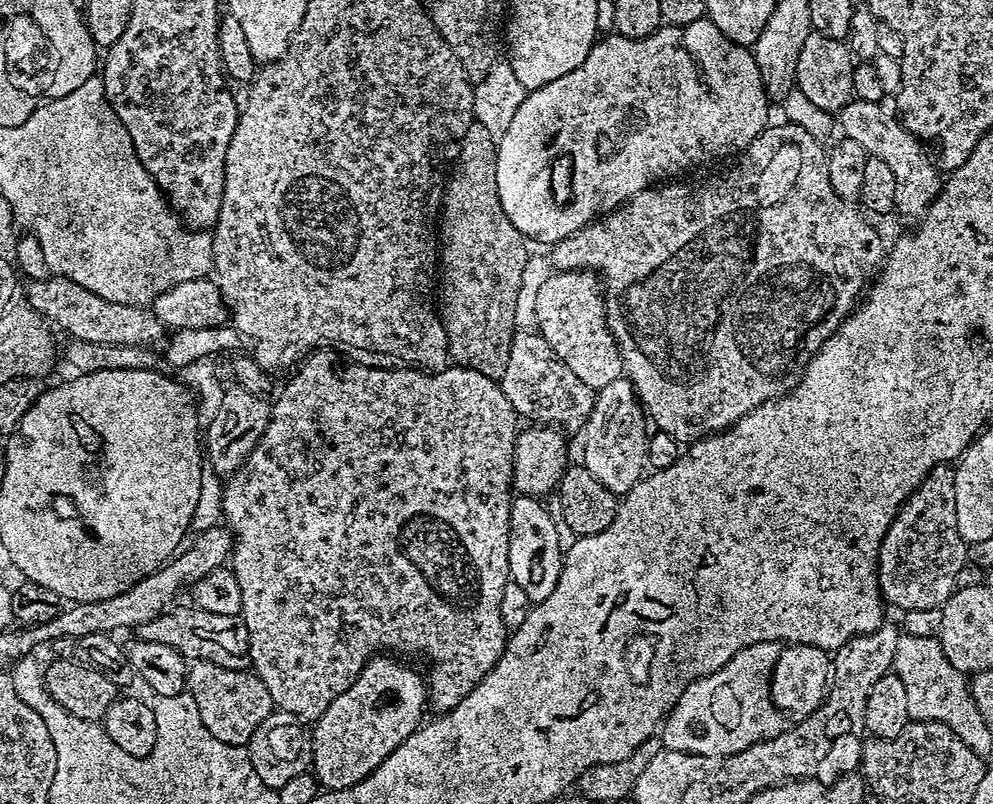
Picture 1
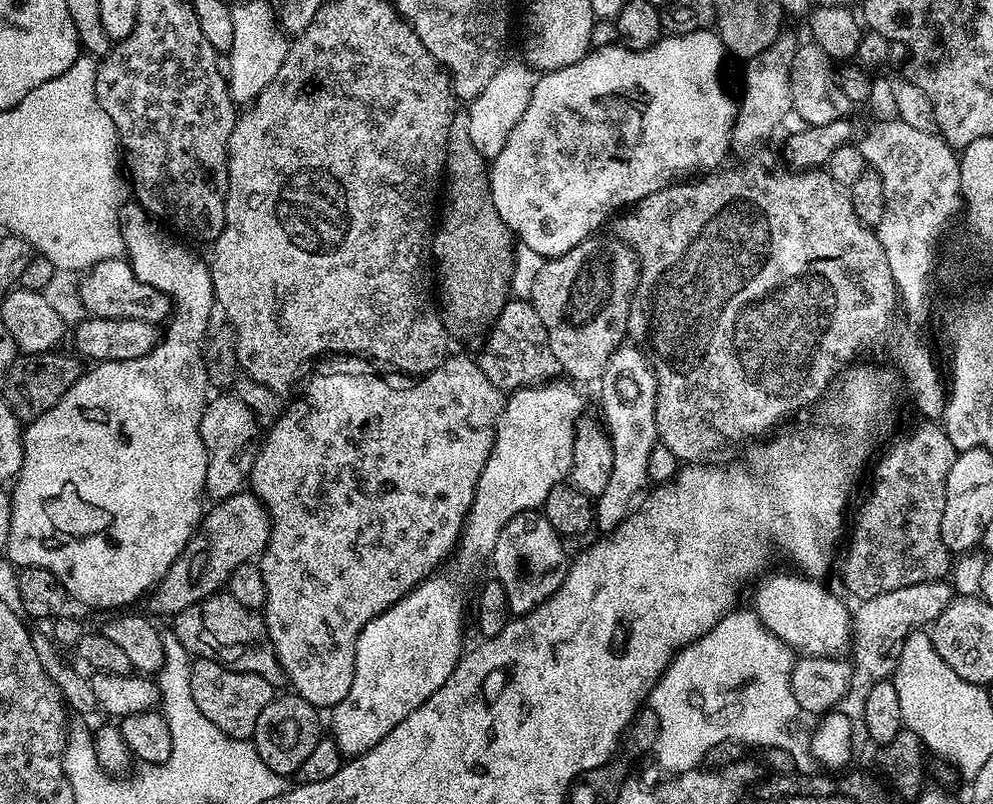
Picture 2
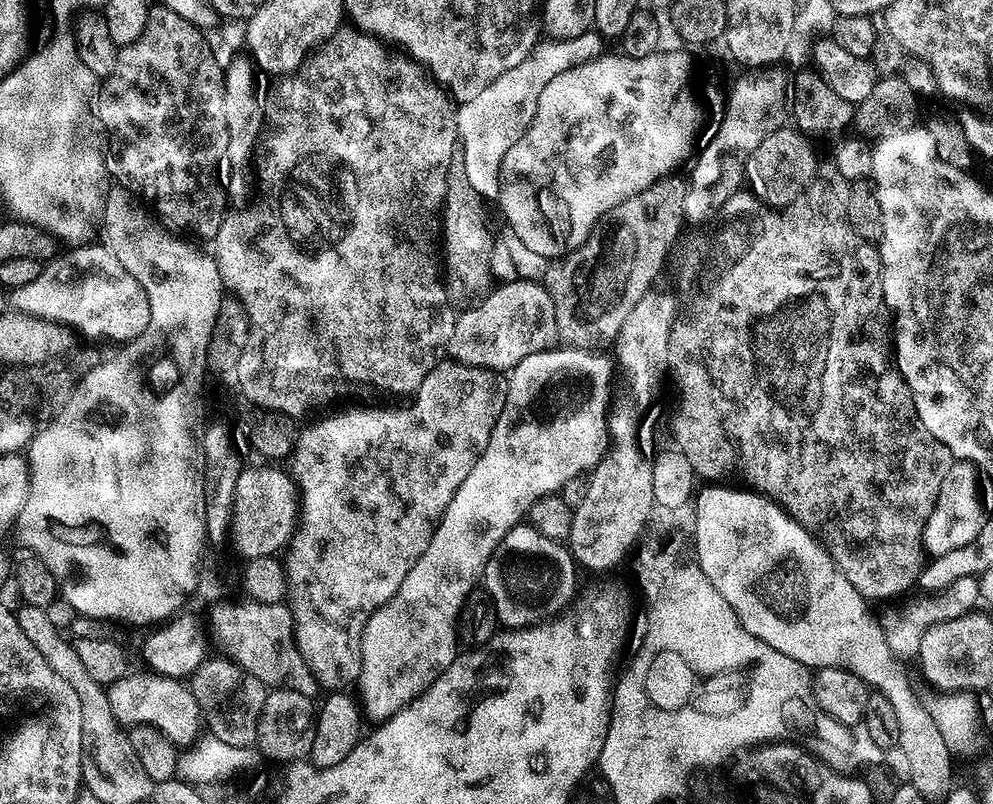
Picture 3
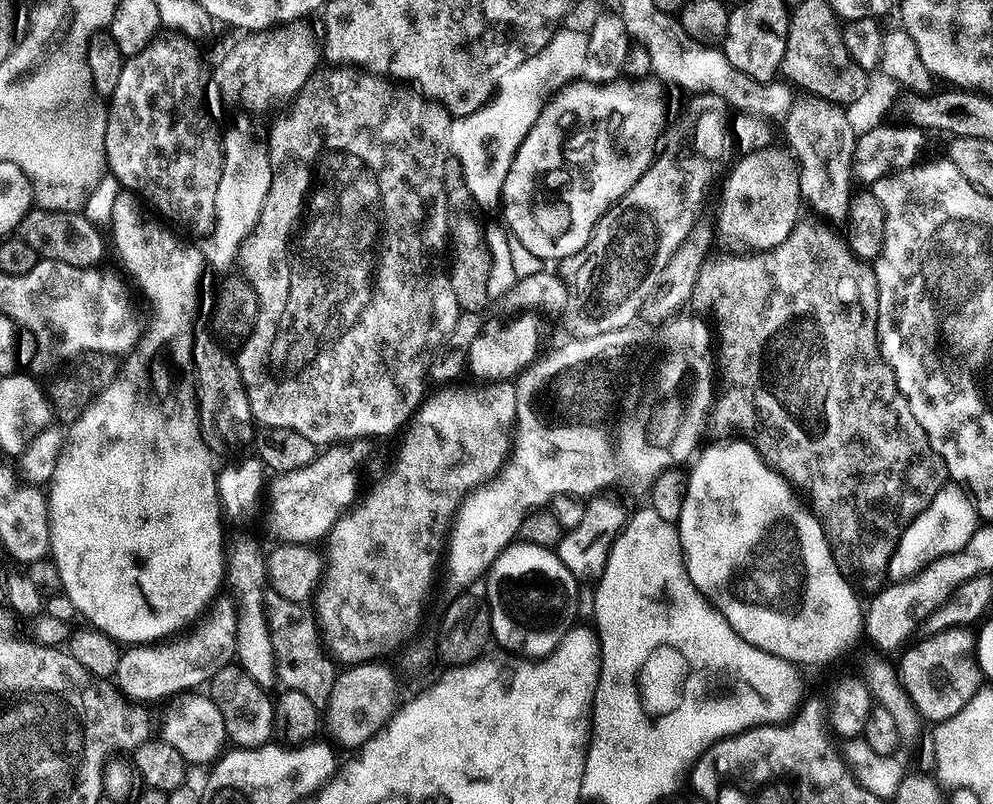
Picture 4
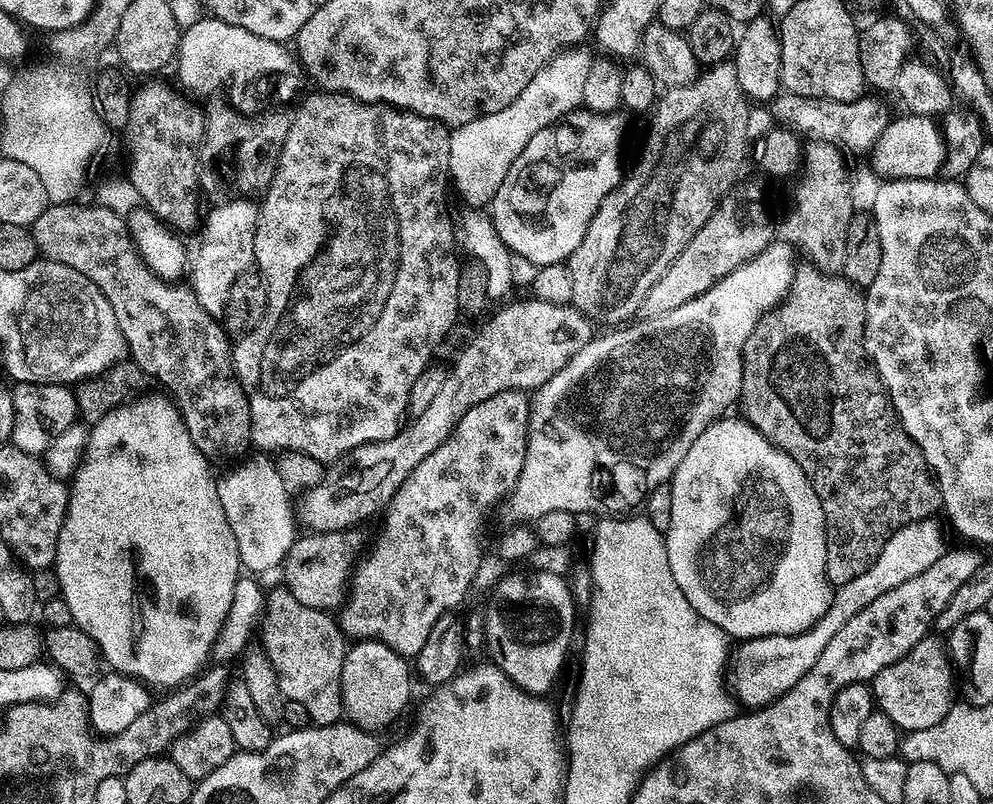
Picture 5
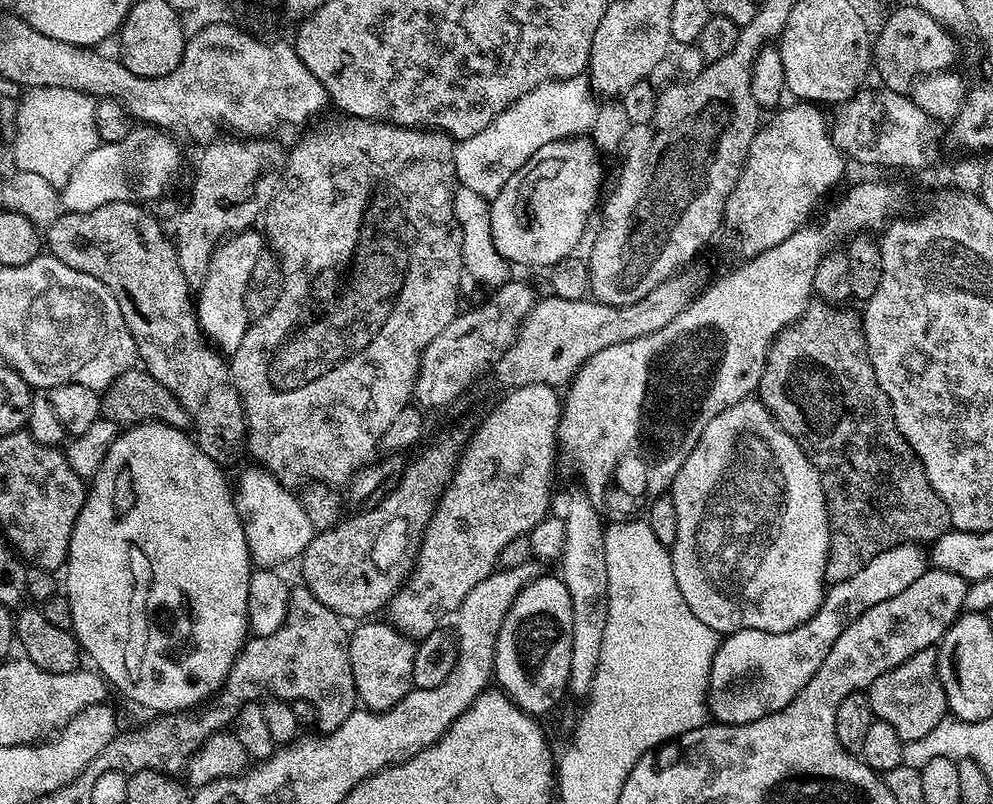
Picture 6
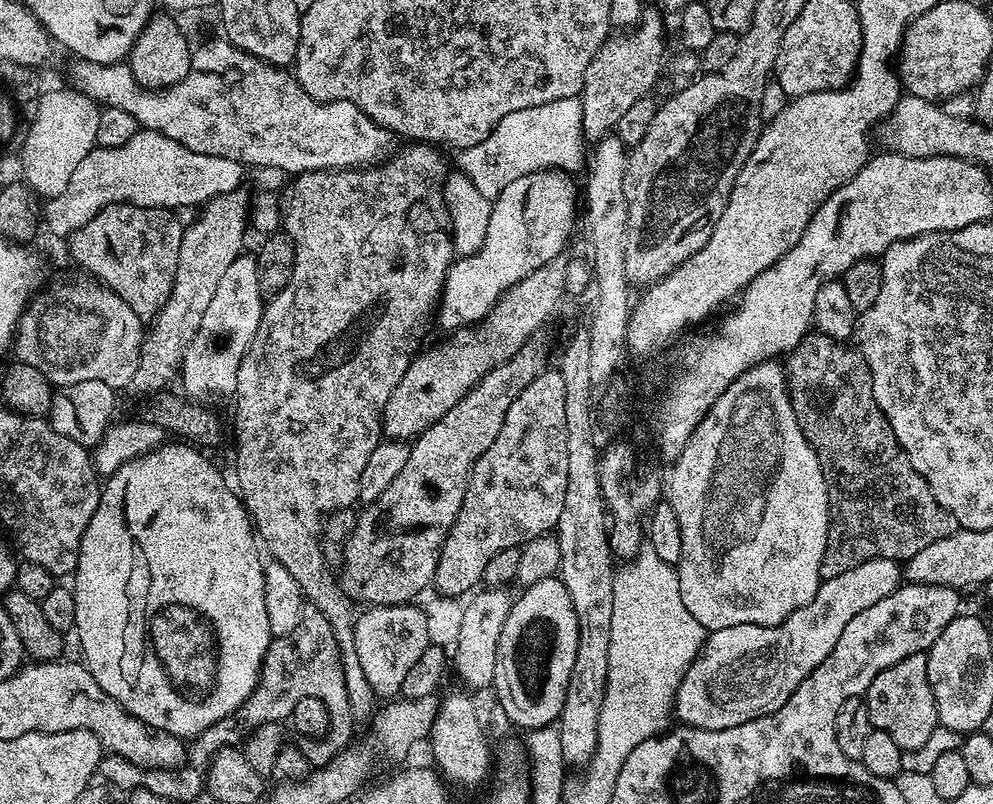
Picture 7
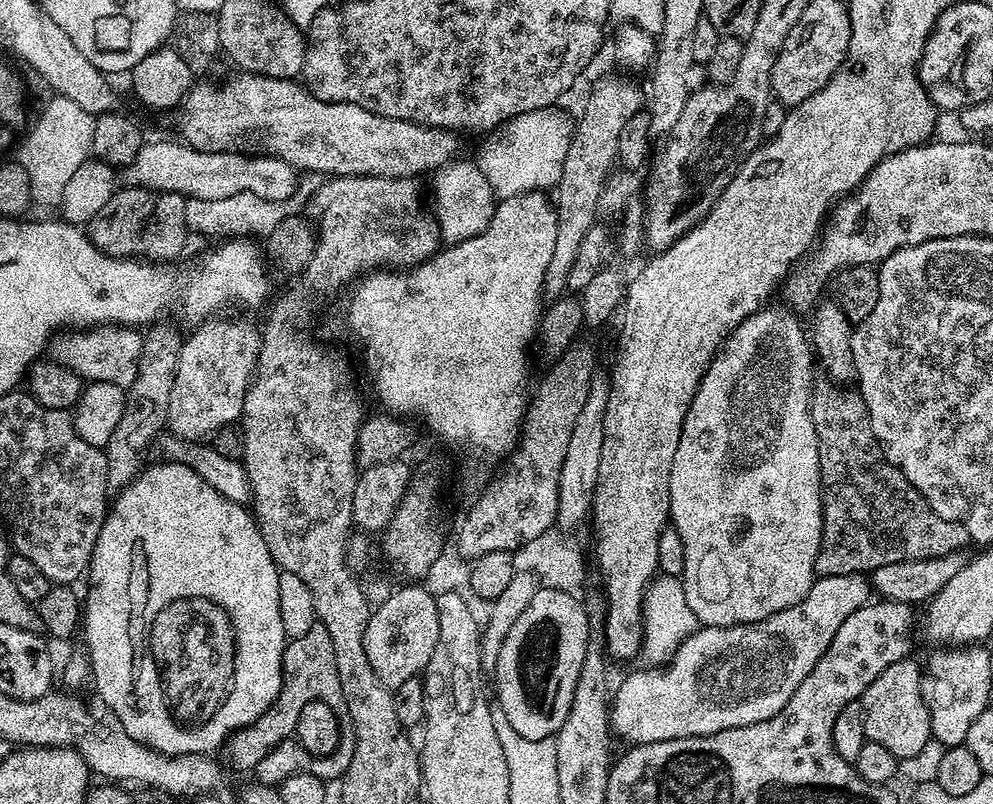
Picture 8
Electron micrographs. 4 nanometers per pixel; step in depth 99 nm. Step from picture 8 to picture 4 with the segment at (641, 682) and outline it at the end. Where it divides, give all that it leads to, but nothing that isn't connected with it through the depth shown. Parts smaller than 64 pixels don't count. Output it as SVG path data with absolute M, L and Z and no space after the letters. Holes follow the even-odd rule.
M945 482L942 490L934 494L934 502L930 502L930 506L926 506L926 510L922 510L910 526L906 526L888 563L887 579L892 582L906 580L921 572L930 562L946 554L954 554L954 550L962 550L962 546L966 546L966 542L970 542L976 533L977 527L976 505L972 503L971 495L961 485Z

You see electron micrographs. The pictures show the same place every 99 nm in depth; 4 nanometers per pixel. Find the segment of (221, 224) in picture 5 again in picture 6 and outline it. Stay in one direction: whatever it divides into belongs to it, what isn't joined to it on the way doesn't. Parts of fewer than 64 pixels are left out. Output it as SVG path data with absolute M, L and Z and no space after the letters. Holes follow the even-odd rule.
M247 230L228 237L212 256L204 284L198 290L194 300L196 319L200 322L200 331L221 353L231 354L242 346L250 317L246 310L246 286L254 270L254 262L266 251L266 240L259 231Z

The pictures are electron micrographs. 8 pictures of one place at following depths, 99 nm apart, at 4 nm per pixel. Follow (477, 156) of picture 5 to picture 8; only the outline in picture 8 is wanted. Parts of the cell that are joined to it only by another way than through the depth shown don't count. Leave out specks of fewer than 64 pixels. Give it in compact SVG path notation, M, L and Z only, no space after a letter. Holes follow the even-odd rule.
M554 108L540 109L513 117L498 135L503 134L481 150L476 165L497 199L526 193L526 189L520 188L524 180L528 180L528 192L540 191L540 176L548 180L550 190L561 181L563 163L575 132L575 121L573 117L556 111Z

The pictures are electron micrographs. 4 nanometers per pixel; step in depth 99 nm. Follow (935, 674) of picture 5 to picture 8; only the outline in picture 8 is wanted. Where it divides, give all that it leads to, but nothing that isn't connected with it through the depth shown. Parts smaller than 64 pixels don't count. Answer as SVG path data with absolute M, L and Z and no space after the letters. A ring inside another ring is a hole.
M905 658L886 666L886 670L870 682L862 697L868 739L878 742L878 746L886 746L897 761L915 756L928 740L933 739L932 712L924 700L923 681L921 665L919 668L912 658Z

